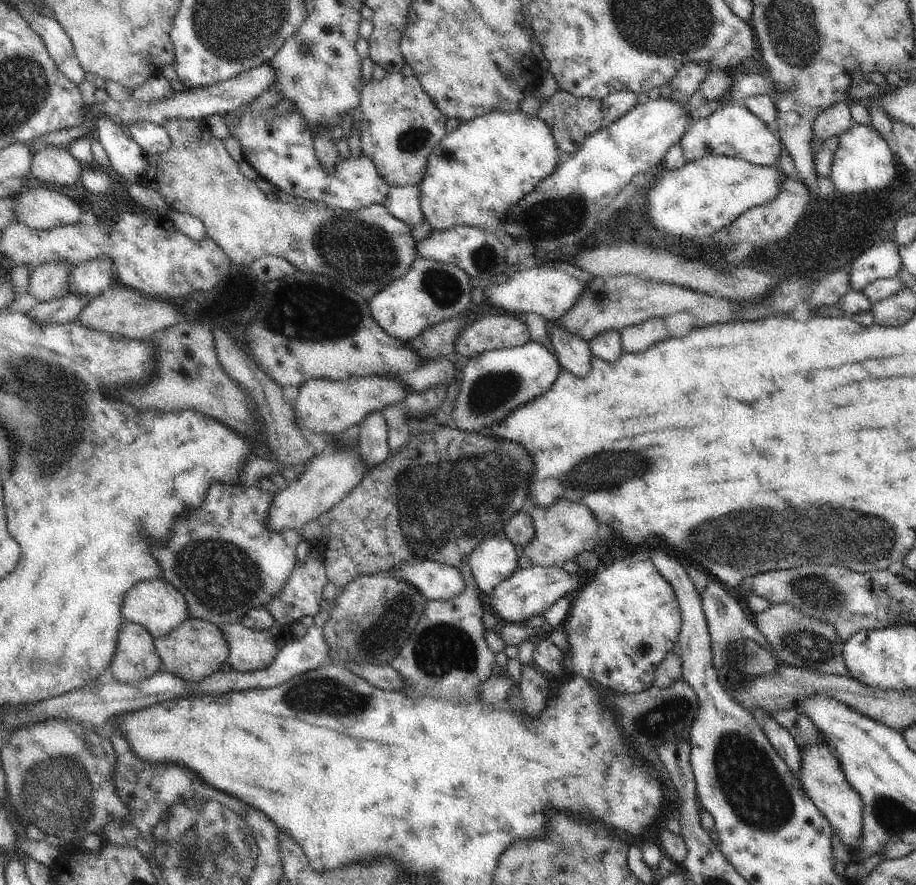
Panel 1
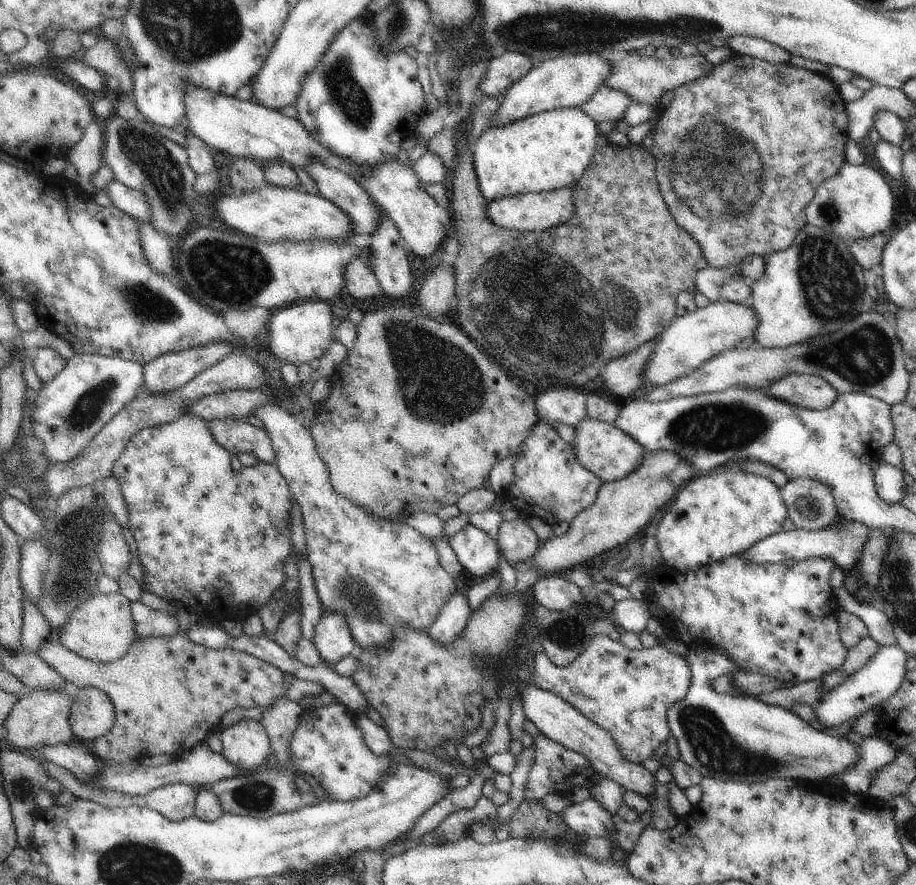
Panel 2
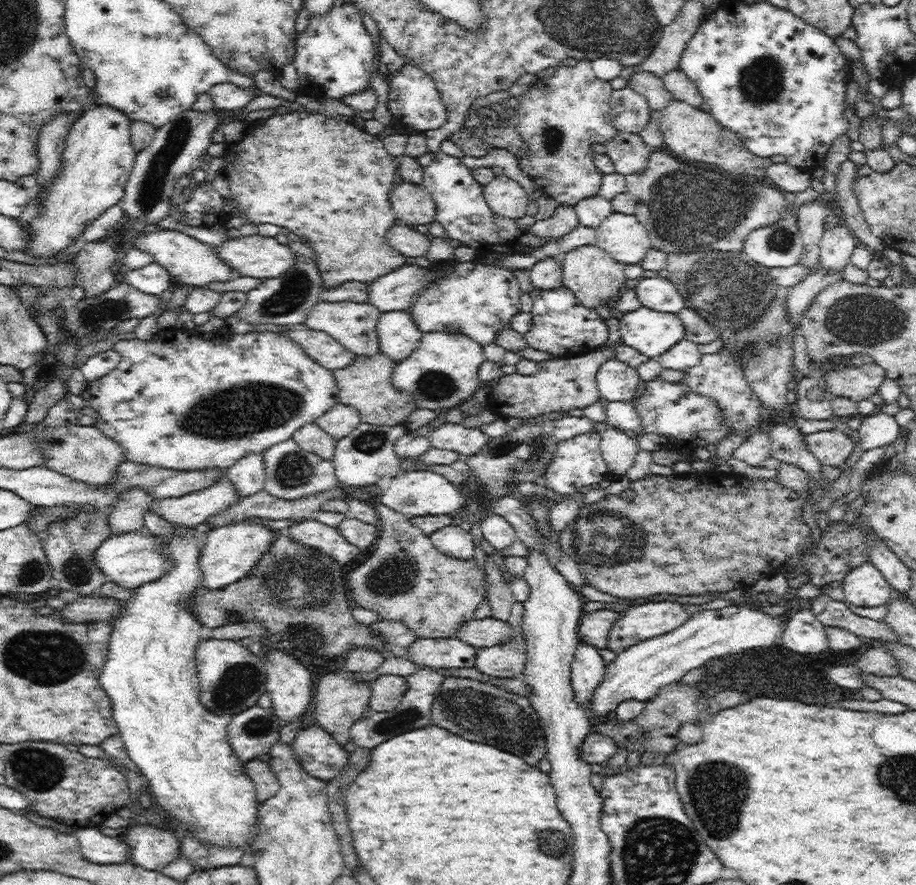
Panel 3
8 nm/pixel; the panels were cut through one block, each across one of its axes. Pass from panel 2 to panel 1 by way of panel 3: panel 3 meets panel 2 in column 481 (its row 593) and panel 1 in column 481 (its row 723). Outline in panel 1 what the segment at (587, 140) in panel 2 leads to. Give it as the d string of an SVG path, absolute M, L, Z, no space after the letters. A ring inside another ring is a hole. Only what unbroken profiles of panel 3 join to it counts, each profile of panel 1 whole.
M491 110L467 120L429 154L425 176L419 184L423 218L437 230L453 226L479 230L491 226L499 230L499 218L555 168L559 152L551 128L539 116L523 110Z

